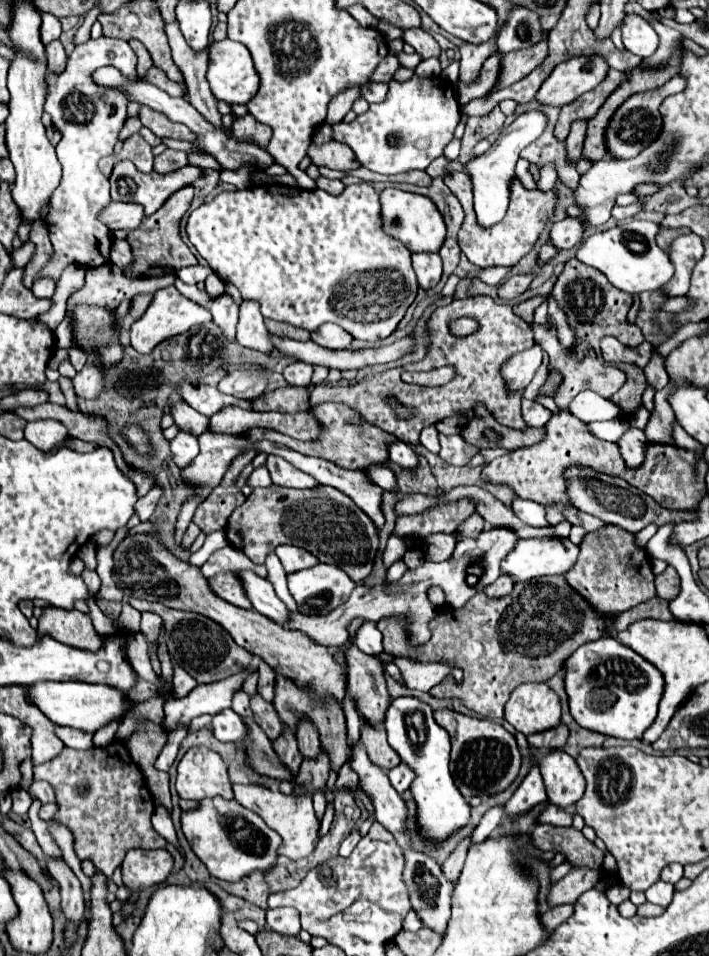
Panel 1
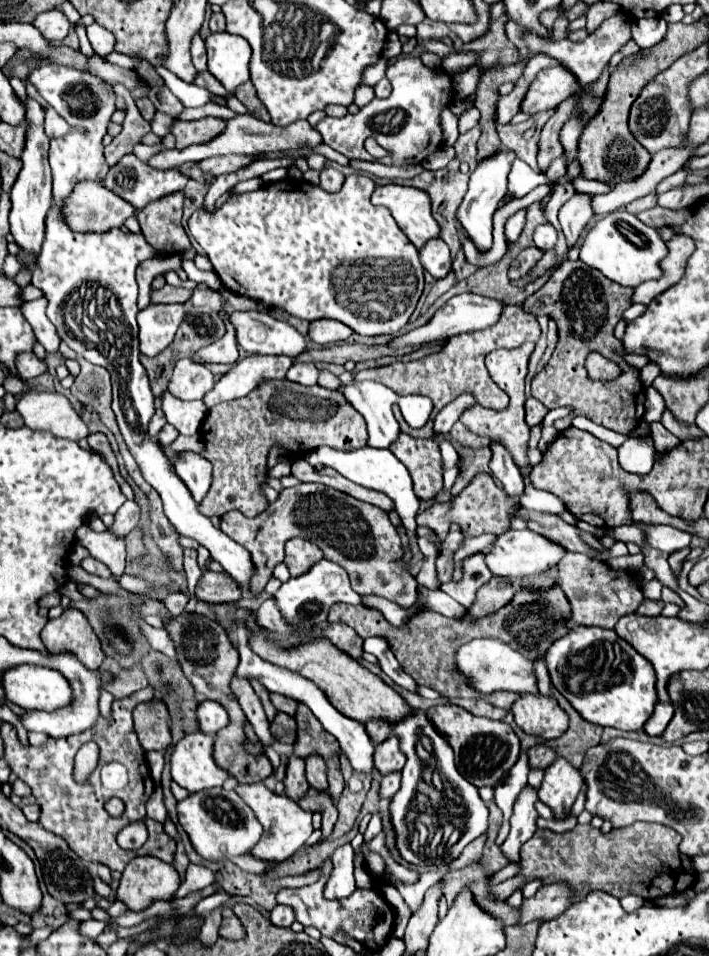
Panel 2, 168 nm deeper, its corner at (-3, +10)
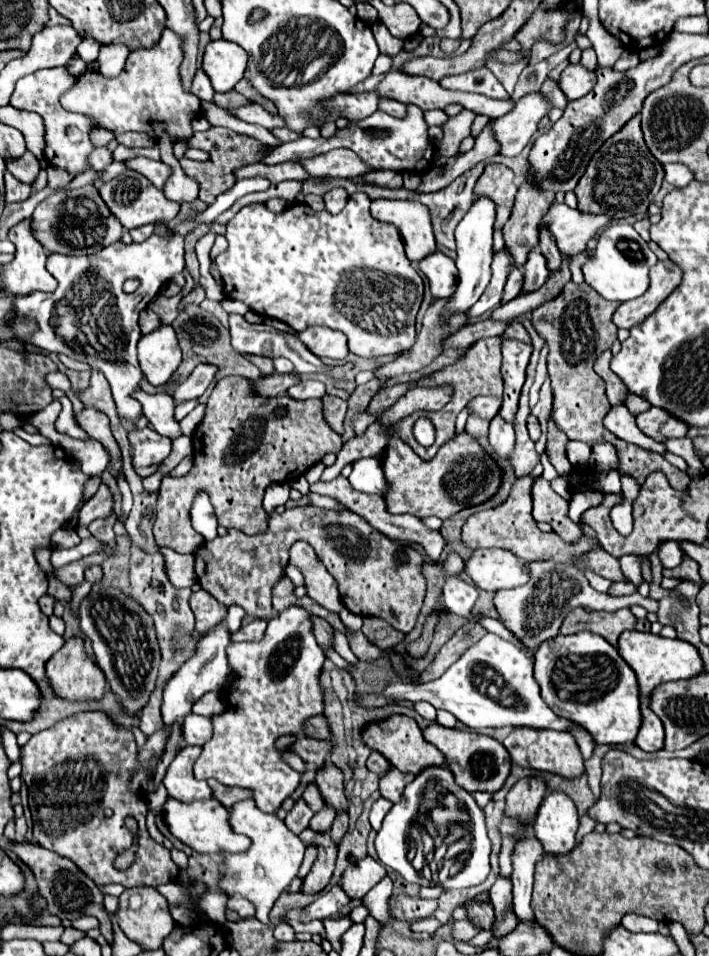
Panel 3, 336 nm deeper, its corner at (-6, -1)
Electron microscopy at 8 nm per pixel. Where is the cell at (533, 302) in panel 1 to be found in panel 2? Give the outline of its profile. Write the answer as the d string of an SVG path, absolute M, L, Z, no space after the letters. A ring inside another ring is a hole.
M567 260L557 268L551 278L535 292L531 294L523 310L529 314L547 314L557 322L559 328L559 342L557 348L543 368L533 378L531 392L537 400L541 400L549 410L571 406L573 414L555 420L555 428L569 428L571 420L575 416L587 416L595 424L601 424L609 430L615 430L619 434L631 434L637 424L643 420L645 414L645 388L639 380L639 370L625 364L621 342L613 336L615 324L621 320L621 314L631 306L631 288L621 288L619 284L613 284L611 280L605 280L601 272L595 272L581 260L571 262ZM599 352L601 356L617 358L621 376L613 382L595 382L589 378L585 360L587 354Z

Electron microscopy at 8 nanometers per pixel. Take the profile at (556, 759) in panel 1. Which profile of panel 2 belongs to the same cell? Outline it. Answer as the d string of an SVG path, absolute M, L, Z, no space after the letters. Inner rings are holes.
M557 758L547 770L543 784L537 792L539 800L553 810L555 820L563 820L571 814L571 806L583 786L579 770L571 768L567 760Z

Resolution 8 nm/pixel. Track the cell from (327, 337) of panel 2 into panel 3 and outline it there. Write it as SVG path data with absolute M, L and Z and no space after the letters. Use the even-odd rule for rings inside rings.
M308 327L300 333L300 339L308 349L314 351L316 357L324 359L346 359L348 351L348 339L344 333L328 329L328 327Z

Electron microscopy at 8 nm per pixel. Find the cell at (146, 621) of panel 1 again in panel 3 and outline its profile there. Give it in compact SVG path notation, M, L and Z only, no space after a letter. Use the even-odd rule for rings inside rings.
M84 711L32 735L20 749L22 779L30 791L36 843L72 859L96 885L162 885L182 875L170 851L158 845L144 825L148 813L146 799L142 793L132 791L132 775L138 769L138 749L130 729L118 725L102 711ZM106 807L114 811L112 817L104 815ZM126 815L136 817L140 839L134 863L126 871L120 871L114 867L114 861L132 847L134 839L124 825Z

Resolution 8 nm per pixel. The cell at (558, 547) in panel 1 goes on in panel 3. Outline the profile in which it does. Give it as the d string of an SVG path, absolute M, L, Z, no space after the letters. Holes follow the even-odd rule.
M476 549L466 561L466 573L478 587L494 593L528 583L528 565L504 549Z

